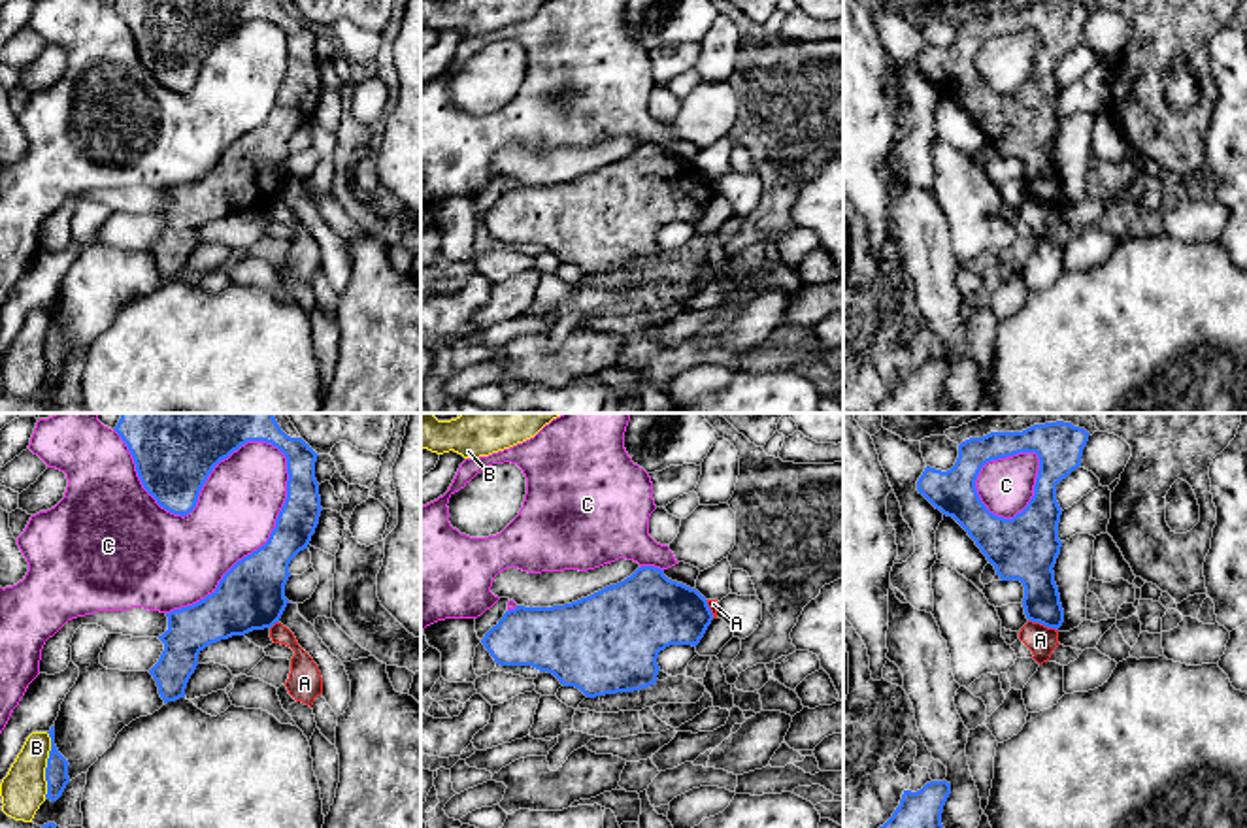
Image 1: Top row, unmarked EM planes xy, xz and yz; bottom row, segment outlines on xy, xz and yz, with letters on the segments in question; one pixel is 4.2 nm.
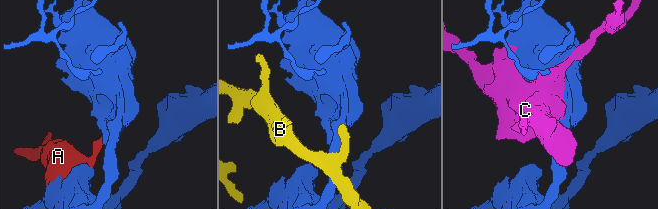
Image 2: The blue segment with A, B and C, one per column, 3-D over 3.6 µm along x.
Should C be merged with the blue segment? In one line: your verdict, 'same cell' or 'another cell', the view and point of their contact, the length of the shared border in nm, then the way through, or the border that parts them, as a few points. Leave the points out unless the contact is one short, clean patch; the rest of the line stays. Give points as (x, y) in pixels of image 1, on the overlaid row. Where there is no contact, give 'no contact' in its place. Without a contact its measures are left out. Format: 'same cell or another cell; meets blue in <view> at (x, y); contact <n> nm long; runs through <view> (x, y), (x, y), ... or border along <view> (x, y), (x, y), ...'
another cell; meets blue in xy at (257, 440); contact 850 nm long

